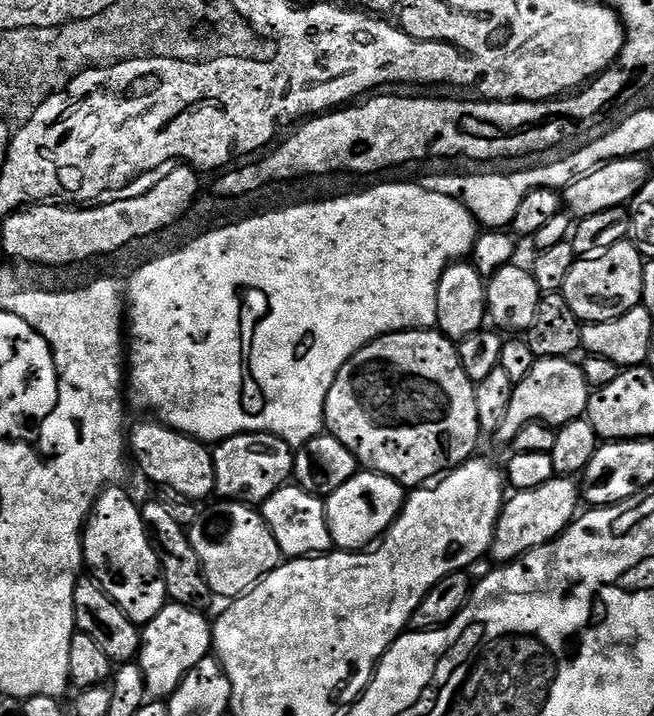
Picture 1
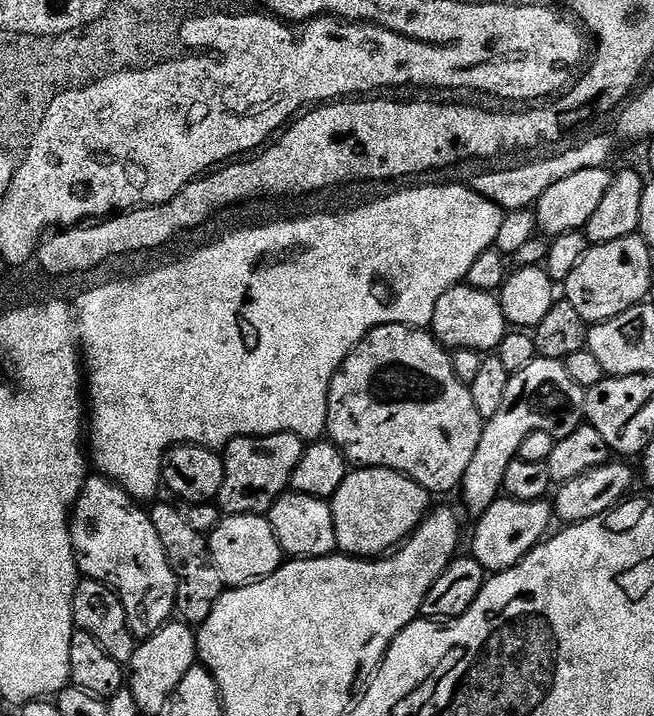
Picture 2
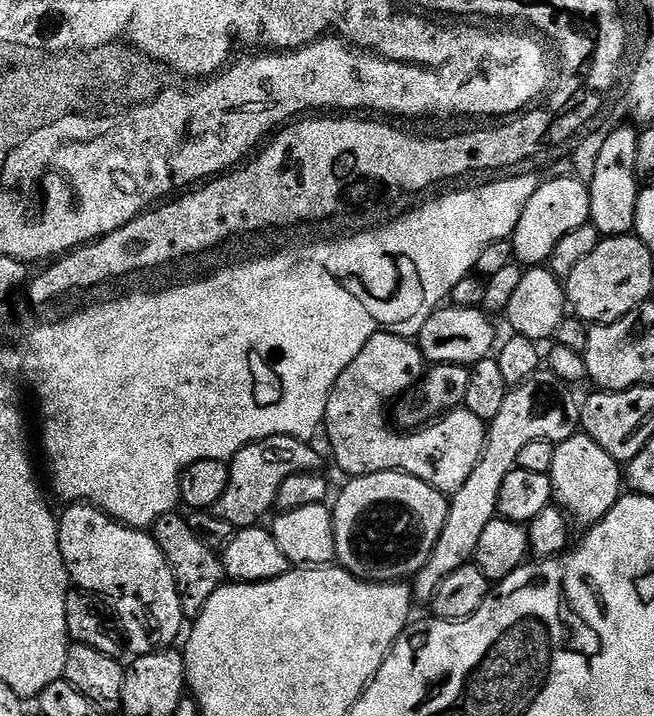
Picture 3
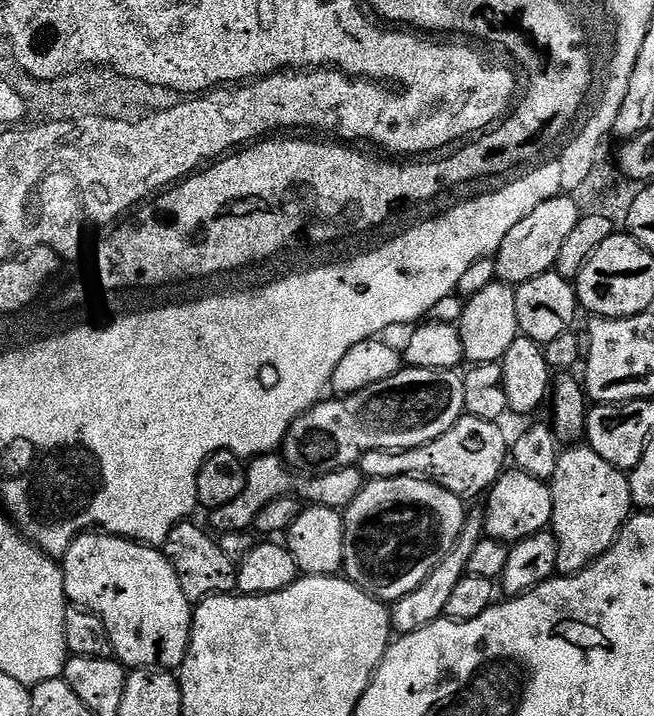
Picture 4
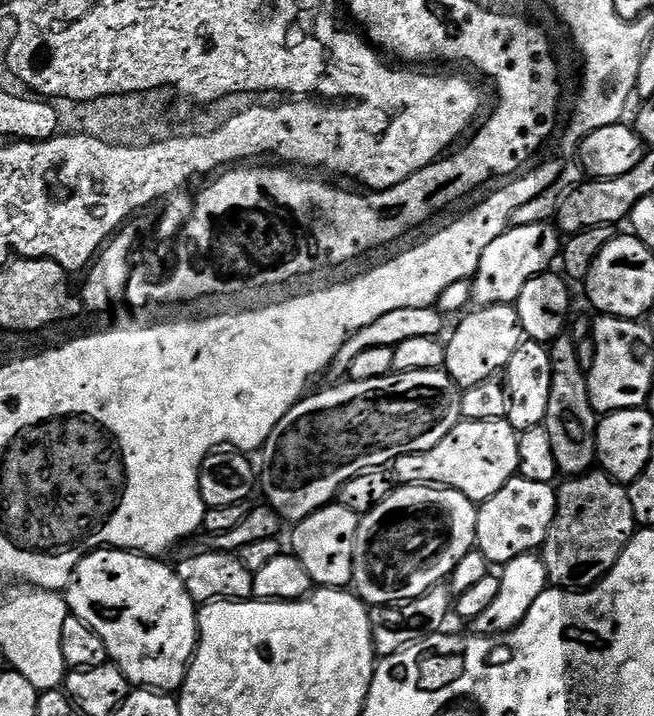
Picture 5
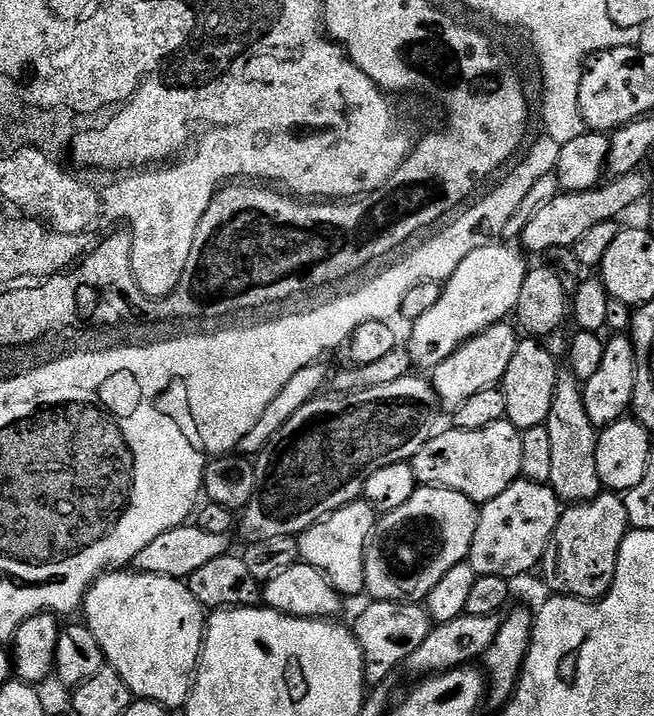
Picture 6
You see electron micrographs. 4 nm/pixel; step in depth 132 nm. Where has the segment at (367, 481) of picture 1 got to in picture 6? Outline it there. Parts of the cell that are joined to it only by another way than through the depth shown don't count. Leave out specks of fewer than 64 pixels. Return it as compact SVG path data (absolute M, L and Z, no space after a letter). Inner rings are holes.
M417 487L410 502L398 506L398 510L383 513L377 519L376 529L372 532L364 555L364 592L370 594L372 600L427 601L430 590L434 590L434 586L442 582L444 575L454 570L454 566L467 561L479 517L478 505L466 498L466 494L458 494L449 488Z

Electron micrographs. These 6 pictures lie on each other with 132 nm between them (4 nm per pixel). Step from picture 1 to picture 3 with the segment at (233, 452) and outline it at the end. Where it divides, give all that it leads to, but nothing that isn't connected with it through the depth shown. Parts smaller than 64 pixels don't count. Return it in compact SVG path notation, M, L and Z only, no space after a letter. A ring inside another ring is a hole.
M275 436L248 444L233 456L228 464L230 482L226 494L218 498L214 509L215 515L233 524L236 530L250 528L261 523L260 520L268 511L276 508L278 490L286 478L299 472L314 472L321 467L320 456L312 449L313 445L306 440Z

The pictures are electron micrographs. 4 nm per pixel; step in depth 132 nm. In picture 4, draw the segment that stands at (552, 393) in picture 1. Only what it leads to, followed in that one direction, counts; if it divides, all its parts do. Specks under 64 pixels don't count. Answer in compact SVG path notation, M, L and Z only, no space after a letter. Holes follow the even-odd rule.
M469 511L464 518L464 529L460 535L460 541L450 550L450 554L446 554L446 558L442 558L442 562L438 562L438 566L434 566L432 573L417 588L410 590L410 594L398 598L391 605L390 619L393 633L405 636L411 632L422 630L422 626L430 626L435 620L444 616L446 602L450 598L454 586L458 586L460 579L468 572L470 554L474 554L474 546L478 546L478 542L485 539L485 536L483 511Z

